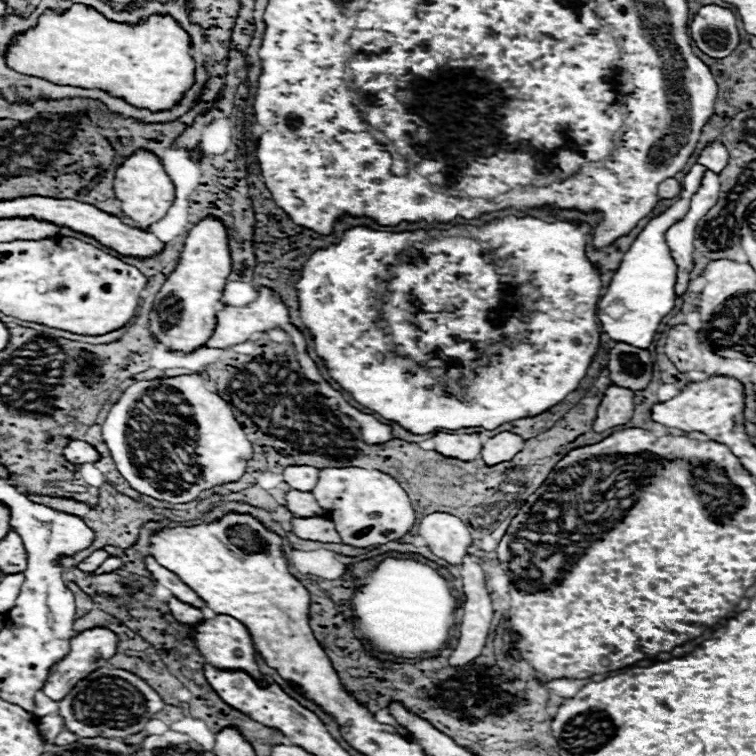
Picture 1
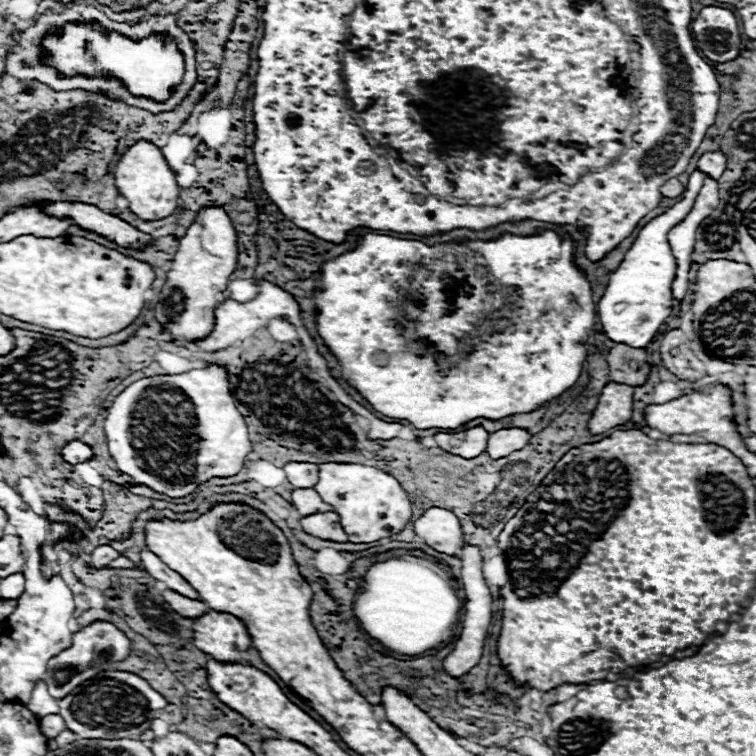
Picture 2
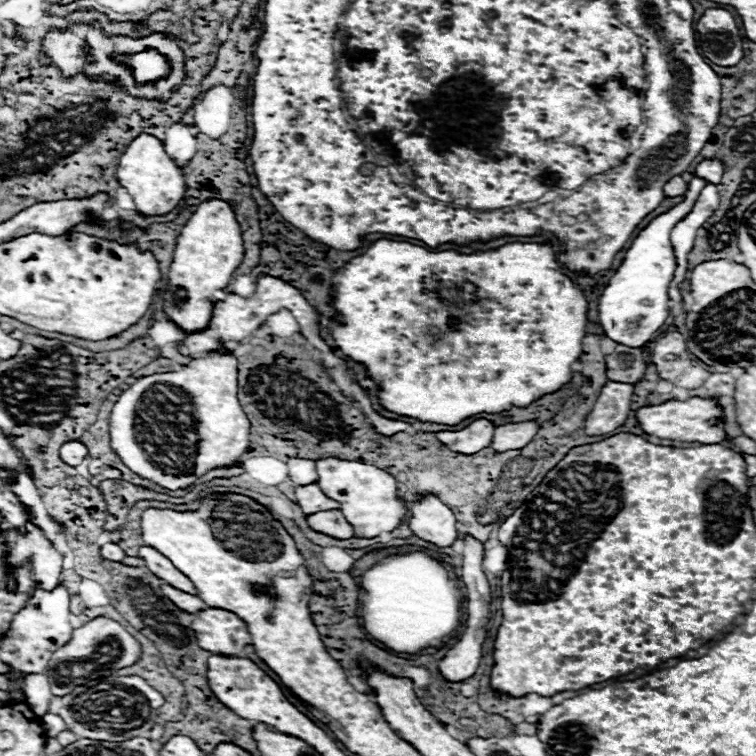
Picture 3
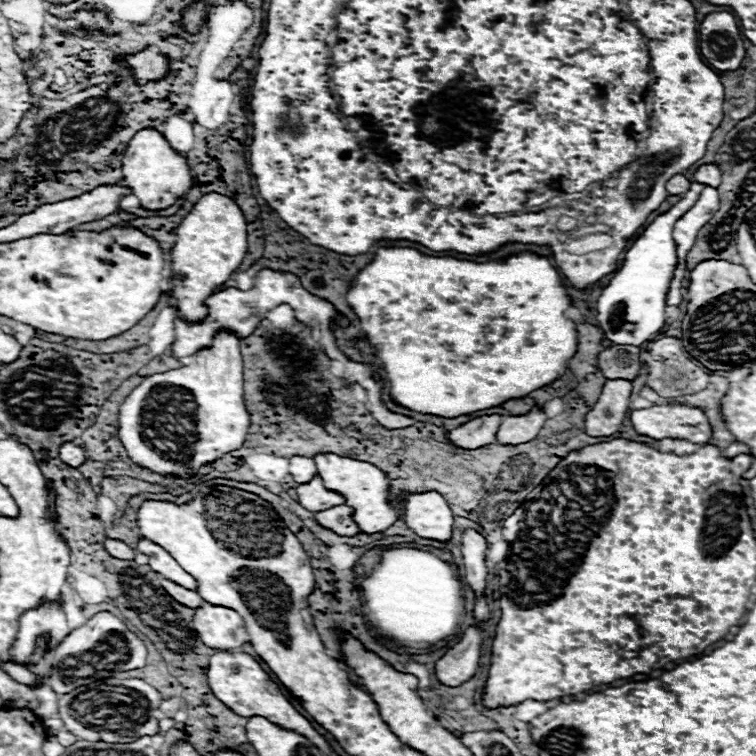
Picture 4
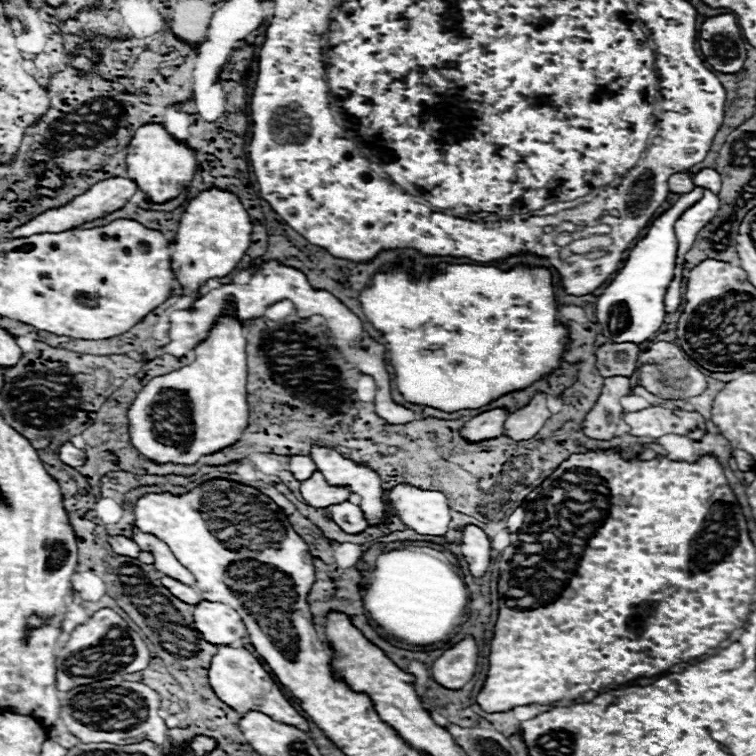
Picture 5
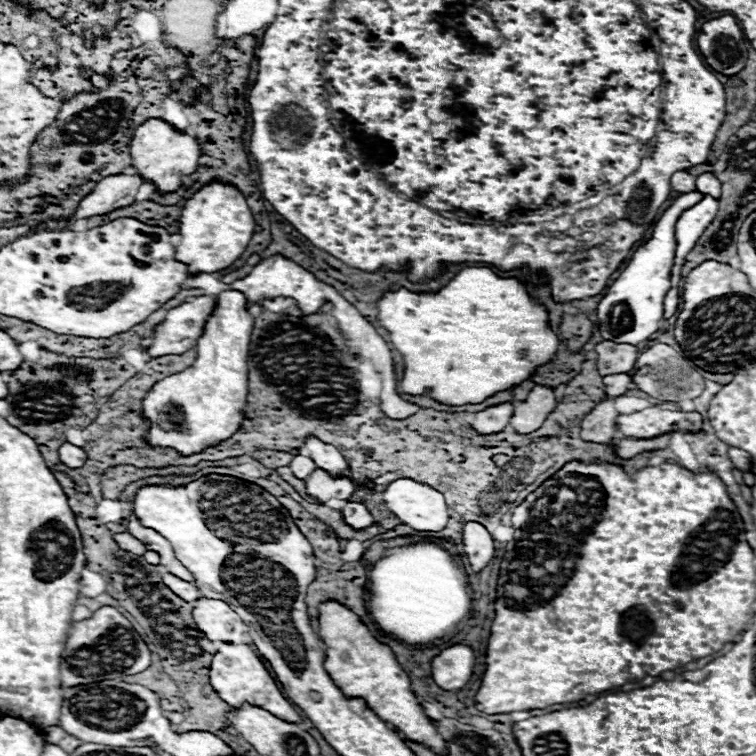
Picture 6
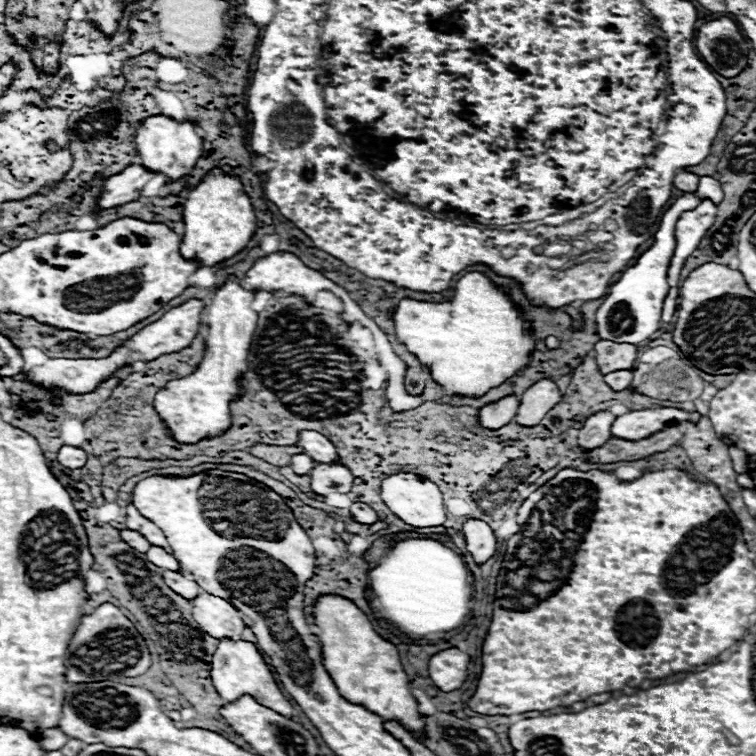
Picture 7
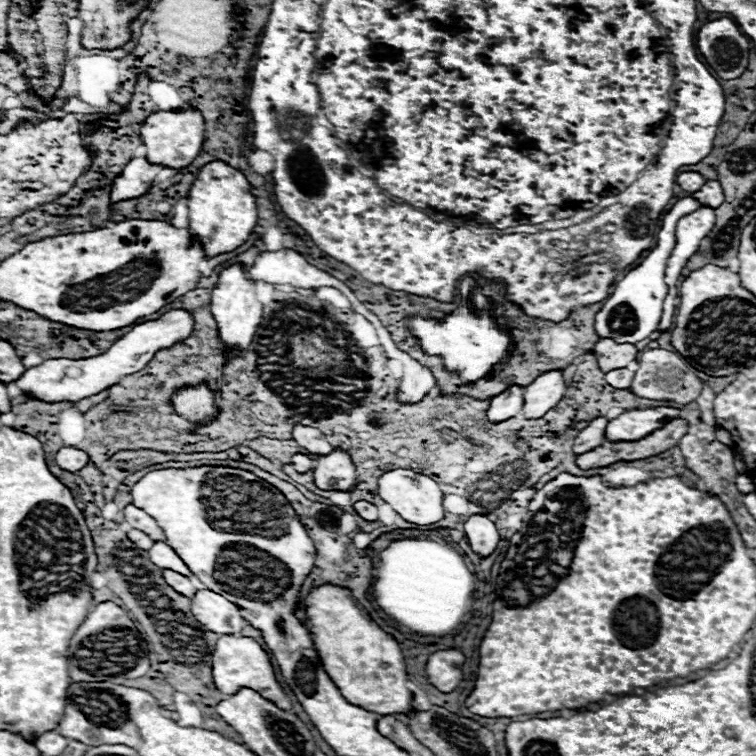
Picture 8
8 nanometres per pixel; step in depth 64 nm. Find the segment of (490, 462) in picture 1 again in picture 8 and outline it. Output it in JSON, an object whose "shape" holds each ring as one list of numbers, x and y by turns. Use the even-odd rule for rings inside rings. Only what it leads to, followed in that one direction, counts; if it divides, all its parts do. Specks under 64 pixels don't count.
{"shape":[[552,370,546,374,540,374,530,386,524,388,524,410,522,416,528,420,542,418,548,410,552,410,560,398,564,396,564,380,562,372]]}

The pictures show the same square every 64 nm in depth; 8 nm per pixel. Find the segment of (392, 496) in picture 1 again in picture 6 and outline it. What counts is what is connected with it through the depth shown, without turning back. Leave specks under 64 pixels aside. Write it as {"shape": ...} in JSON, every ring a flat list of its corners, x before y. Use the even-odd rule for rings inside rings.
{"shape":[[308,438,306,444,304,444,304,448,300,452,308,454,308,458,312,458,318,468,328,470,330,474,344,474,346,478,354,480,348,462,342,458,340,450,336,450,334,446,324,444,324,442,316,440,316,438]]}

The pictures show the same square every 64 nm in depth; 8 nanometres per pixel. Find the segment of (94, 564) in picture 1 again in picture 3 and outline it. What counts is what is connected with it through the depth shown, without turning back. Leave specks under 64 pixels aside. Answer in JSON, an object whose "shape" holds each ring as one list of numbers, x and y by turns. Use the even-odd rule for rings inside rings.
{"shape":[[112,542,104,544,104,546,100,548,100,554,102,554,104,560,110,560,110,562,120,562,120,560,126,556,126,554,122,552,122,548,116,546,116,544,112,544]]}

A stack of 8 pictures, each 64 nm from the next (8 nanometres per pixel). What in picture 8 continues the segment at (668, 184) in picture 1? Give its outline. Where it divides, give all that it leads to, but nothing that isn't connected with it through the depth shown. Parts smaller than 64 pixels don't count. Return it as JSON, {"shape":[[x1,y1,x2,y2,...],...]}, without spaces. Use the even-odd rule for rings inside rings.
{"shape":[[682,172,682,174,678,174,678,178,676,178,676,184,678,184,682,190,686,190,686,192,696,192,696,190,700,190,700,186,702,186,704,182,706,182,704,176,698,174,698,172]]}

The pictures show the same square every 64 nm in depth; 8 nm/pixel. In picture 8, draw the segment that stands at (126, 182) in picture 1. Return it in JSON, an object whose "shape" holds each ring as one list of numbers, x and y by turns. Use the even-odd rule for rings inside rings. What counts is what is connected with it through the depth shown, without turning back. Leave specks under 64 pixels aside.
{"shape":[[184,110,184,112,154,112,150,114,142,128,140,128,142,144,146,146,146,160,150,164,160,164,172,170,188,168,202,150,204,142,204,120,198,110]]}

